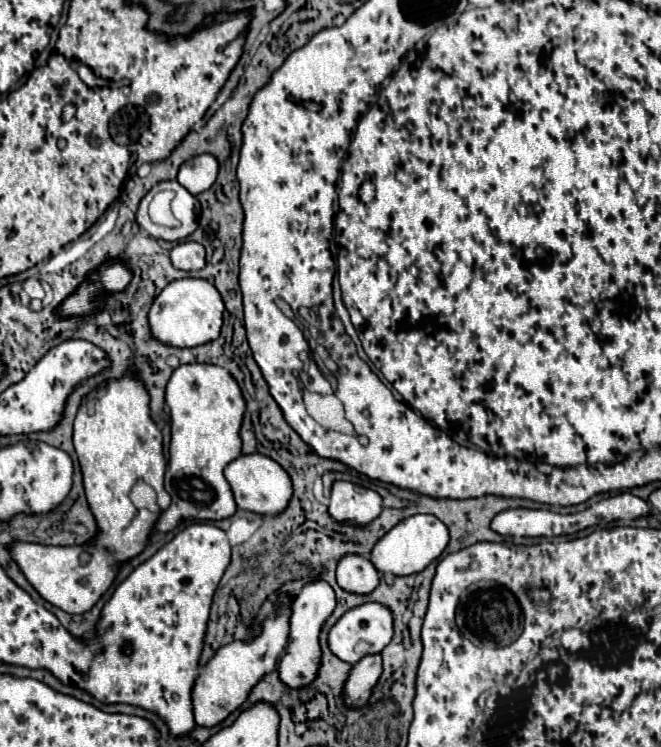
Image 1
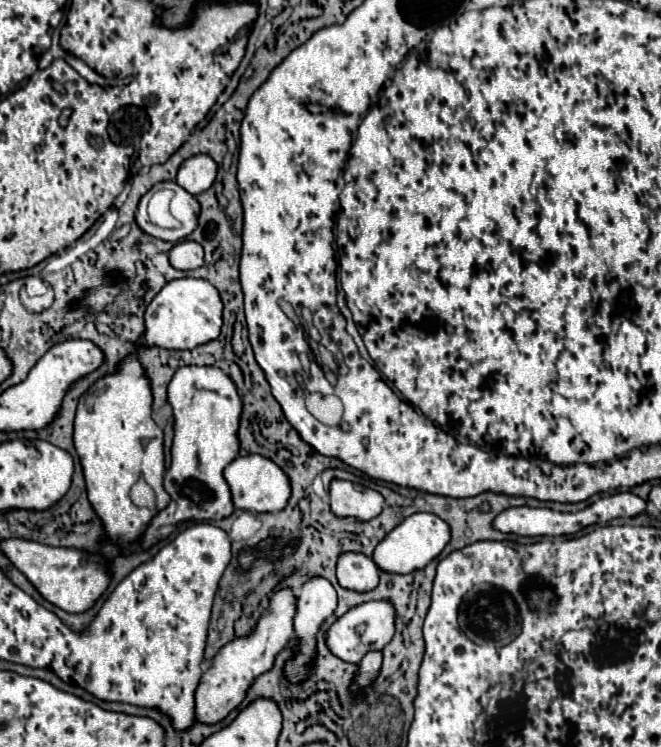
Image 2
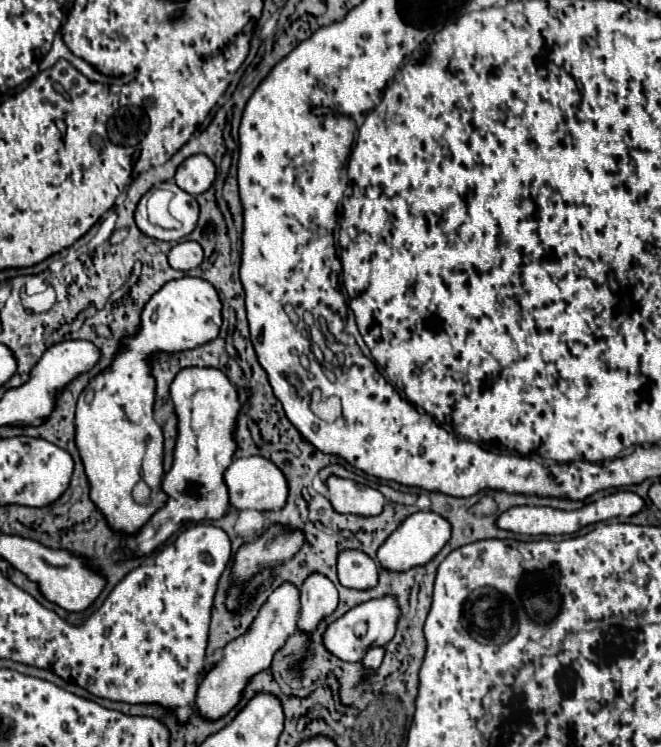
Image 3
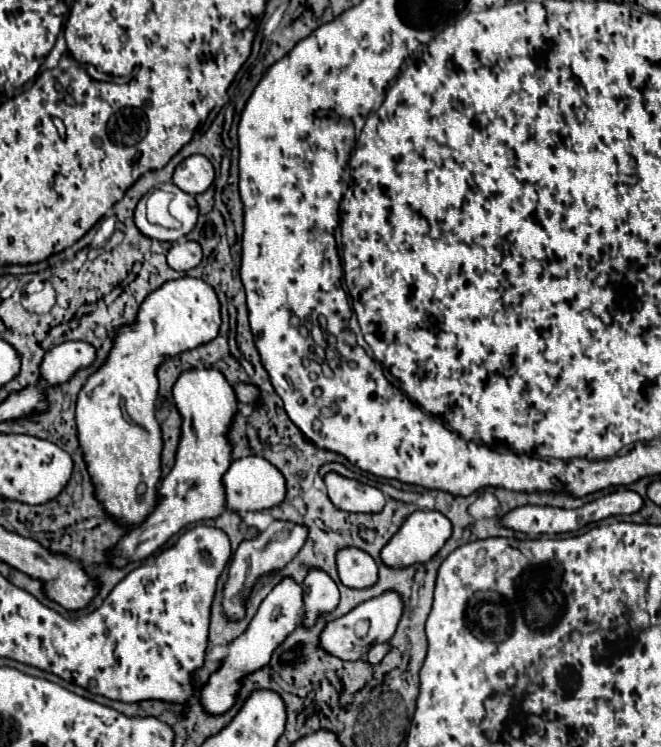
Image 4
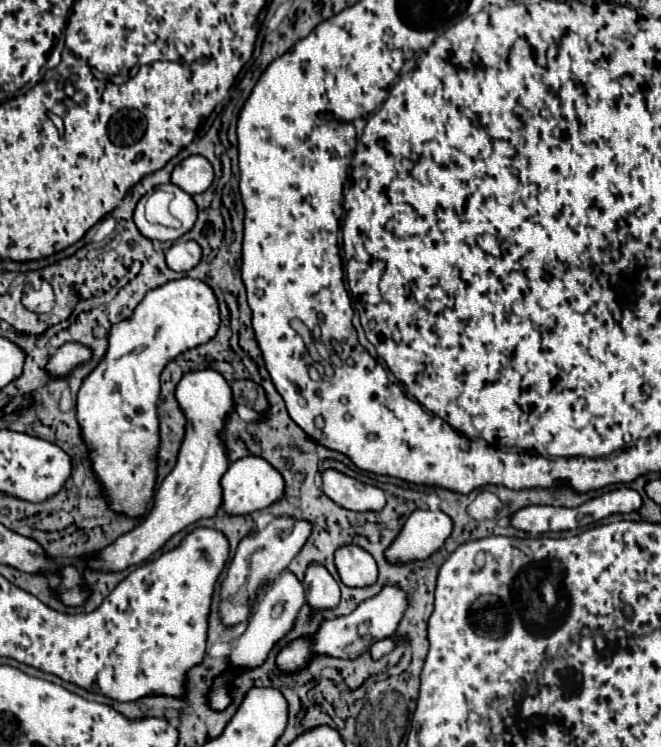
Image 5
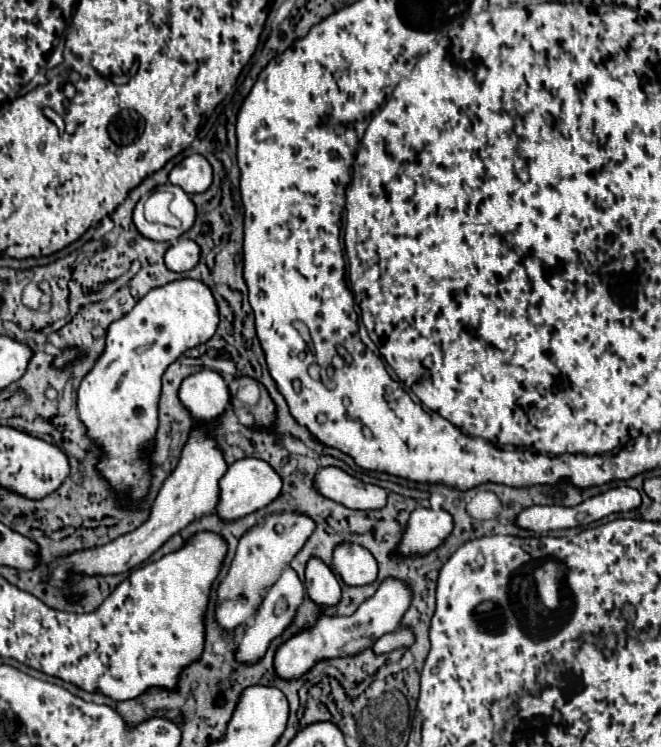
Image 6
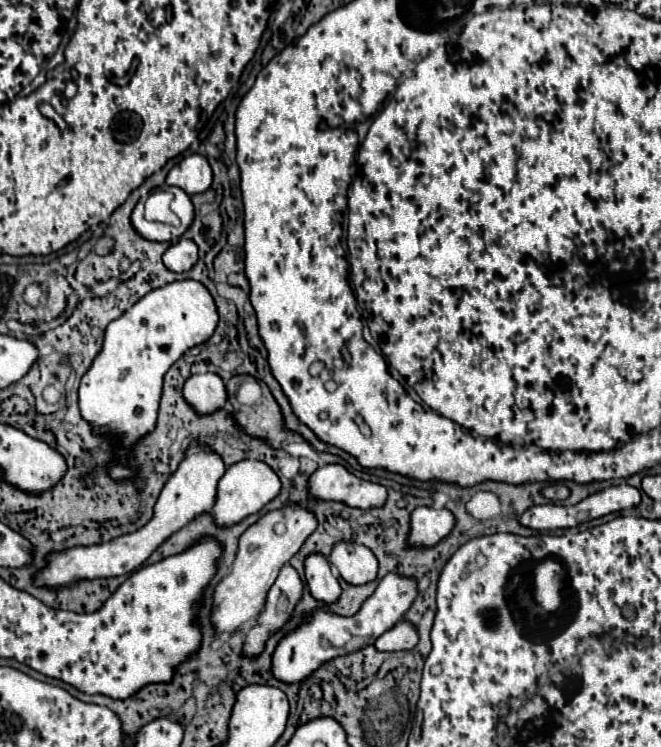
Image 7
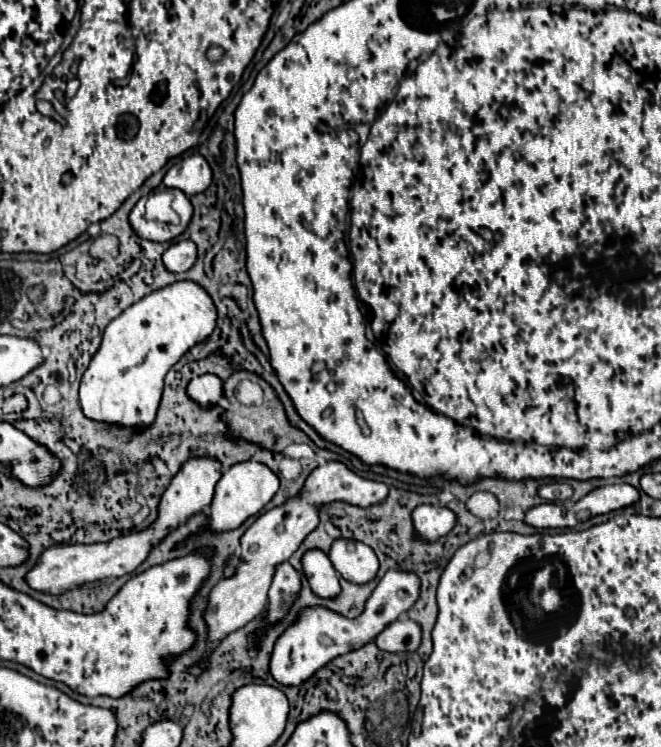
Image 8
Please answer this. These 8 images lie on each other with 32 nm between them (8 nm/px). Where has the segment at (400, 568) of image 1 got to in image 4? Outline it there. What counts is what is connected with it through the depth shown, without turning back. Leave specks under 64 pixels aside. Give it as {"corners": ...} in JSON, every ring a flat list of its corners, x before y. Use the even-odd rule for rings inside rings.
{"corners":[[416,510,406,518,396,536,392,536,392,540,388,540,388,544,380,550,380,558,390,568,408,568,408,564,424,564,446,544,450,534,452,524,446,516,436,510]]}

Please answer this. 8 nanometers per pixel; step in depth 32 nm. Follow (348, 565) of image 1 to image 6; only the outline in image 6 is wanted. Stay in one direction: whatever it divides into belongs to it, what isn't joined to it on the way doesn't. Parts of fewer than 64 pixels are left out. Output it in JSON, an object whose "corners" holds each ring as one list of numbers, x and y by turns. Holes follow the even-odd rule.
{"corners":[[340,544,334,550,332,566,348,586,366,586,378,576,378,564,374,556,360,544]]}

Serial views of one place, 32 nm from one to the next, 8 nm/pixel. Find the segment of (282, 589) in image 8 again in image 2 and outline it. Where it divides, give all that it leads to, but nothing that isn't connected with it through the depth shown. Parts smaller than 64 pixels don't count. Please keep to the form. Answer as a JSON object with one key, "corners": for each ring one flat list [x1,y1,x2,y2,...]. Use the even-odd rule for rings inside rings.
{"corners":[[290,588,278,590,270,598,270,610,258,620,256,630,246,638,236,638,228,642,214,660,202,672,202,678,196,688,196,722,200,724,216,724,224,720,238,704,246,698,252,680,260,676,260,672,270,672,276,656,286,648,292,638,292,618,296,608,296,596]]}

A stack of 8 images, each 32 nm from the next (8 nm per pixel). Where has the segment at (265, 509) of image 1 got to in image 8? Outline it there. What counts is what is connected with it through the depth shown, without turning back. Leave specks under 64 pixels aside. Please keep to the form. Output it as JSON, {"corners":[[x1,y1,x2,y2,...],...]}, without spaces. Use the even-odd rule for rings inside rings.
{"corners":[[246,460,230,466,230,470,216,484,216,494,208,512,210,528,214,528,216,532,238,528,248,516,258,514,274,498,278,486,280,486,278,476,266,464,260,464,256,460]]}

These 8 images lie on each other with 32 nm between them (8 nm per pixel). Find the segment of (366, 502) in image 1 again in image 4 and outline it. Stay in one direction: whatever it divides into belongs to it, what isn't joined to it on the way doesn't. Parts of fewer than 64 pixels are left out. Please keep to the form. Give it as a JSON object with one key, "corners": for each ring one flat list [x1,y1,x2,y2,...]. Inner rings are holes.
{"corners":[[334,472,324,476,324,484,328,488,328,498,336,508,342,512,356,512,356,514,376,514,384,508,386,496,368,484,360,484,350,478,342,478]]}

